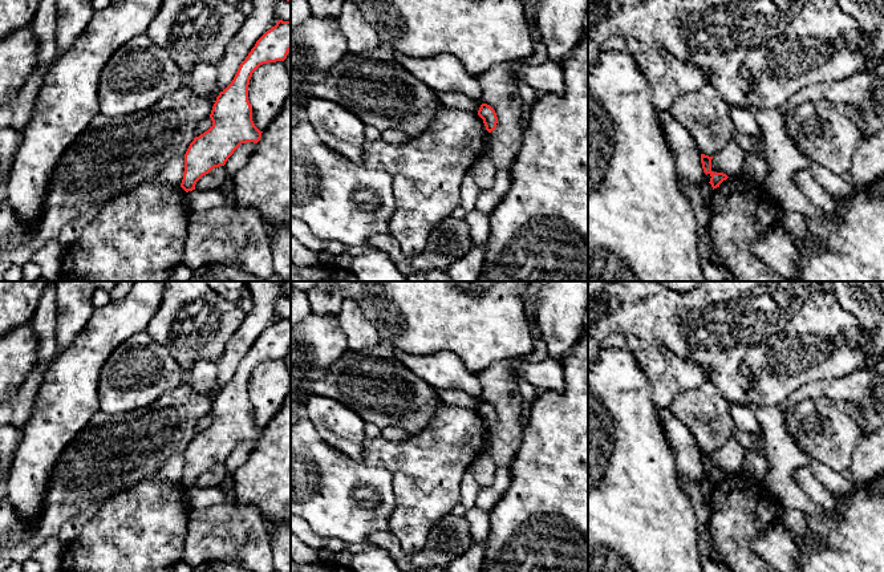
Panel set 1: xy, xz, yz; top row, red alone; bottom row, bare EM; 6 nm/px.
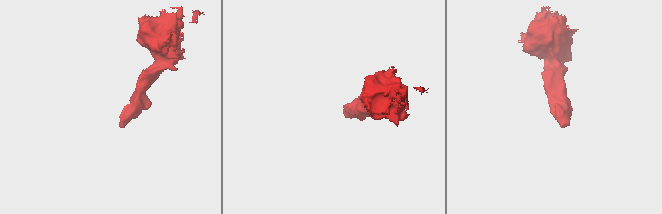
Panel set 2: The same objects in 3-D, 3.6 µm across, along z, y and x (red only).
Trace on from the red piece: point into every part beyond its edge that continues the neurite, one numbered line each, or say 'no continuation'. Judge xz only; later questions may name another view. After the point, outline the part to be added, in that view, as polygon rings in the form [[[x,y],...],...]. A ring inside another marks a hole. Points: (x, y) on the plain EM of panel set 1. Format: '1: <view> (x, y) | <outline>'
no continuation

